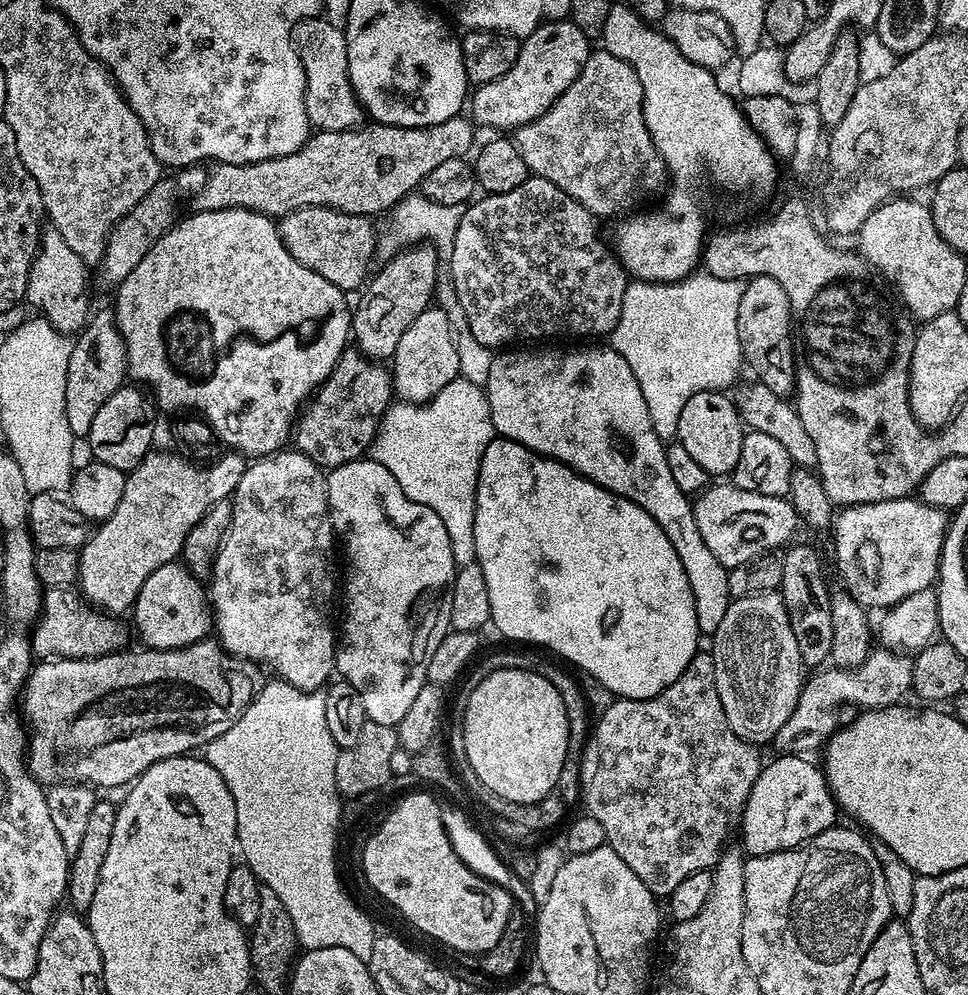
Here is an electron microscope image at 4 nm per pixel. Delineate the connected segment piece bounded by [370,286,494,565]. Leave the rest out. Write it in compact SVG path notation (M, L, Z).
M444 286L438 292L438 304L448 313L453 329L456 331L456 345L458 346L458 366L460 376L452 380L438 392L427 404L393 403L384 412L384 419L380 422L380 431L376 433L376 441L370 449L371 459L377 460L402 486L402 490L414 502L422 506L430 506L438 518L442 518L442 526L446 526L446 534L450 534L450 548L454 550L457 565L470 564L476 560L474 546L474 510L476 509L476 483L480 473L482 454L486 454L486 446L494 438L492 419L490 418L490 402L487 391L481 386L487 385L490 378L490 362L493 349L482 346L478 338L474 338L468 329L462 306L456 297L456 291L450 286Z

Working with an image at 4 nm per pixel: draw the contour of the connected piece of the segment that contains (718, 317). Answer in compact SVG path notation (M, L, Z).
M693 274L687 280L673 284L651 284L645 280L629 283L622 300L618 326L614 326L610 334L610 347L622 354L622 358L626 358L626 366L634 370L642 398L646 398L646 410L650 410L650 422L661 440L668 442L675 437L682 406L686 406L694 394L728 390L737 383L740 364L742 368L738 306L742 302L745 285L743 280L723 280L707 274Z

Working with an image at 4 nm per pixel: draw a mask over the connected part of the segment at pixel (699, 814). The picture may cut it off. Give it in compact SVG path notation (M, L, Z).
M700 650L686 670L666 690L662 690L654 698L645 700L626 700L616 698L613 704L596 721L596 729L584 748L584 757L580 760L580 784L584 787L584 804L587 815L592 816L598 822L602 822L602 830L606 830L607 847L612 848L638 874L638 878L652 891L657 898L667 898L677 889L690 874L707 872L715 869L720 861L720 853L729 843L728 831L732 823L739 821L744 814L744 807L750 798L750 790L758 778L762 767L762 759L753 745L747 744L734 730L730 730L730 722L726 722L726 710L722 710L722 698L718 698L718 682L714 682L714 658L711 651Z

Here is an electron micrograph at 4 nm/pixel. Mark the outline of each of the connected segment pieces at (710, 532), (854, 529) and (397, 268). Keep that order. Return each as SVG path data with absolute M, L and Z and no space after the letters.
M716 482L704 488L695 497L692 509L698 532L706 546L710 546L710 554L729 570L751 565L772 554L768 552L775 548L783 549L792 540L801 520L785 497L750 494L750 490L742 490L731 482Z
M919 498L841 507L835 513L830 533L836 543L836 568L844 579L843 587L866 610L893 608L918 590L933 587L949 523L945 509L925 504Z
M427 242L405 247L381 268L377 276L375 273L371 277L364 301L357 308L355 305L352 312L350 329L355 347L365 356L377 362L391 361L402 334L410 330L410 322L414 322L414 318L418 318L418 314L422 314L433 303L438 288L436 275L440 272L440 260L436 255L437 249Z

